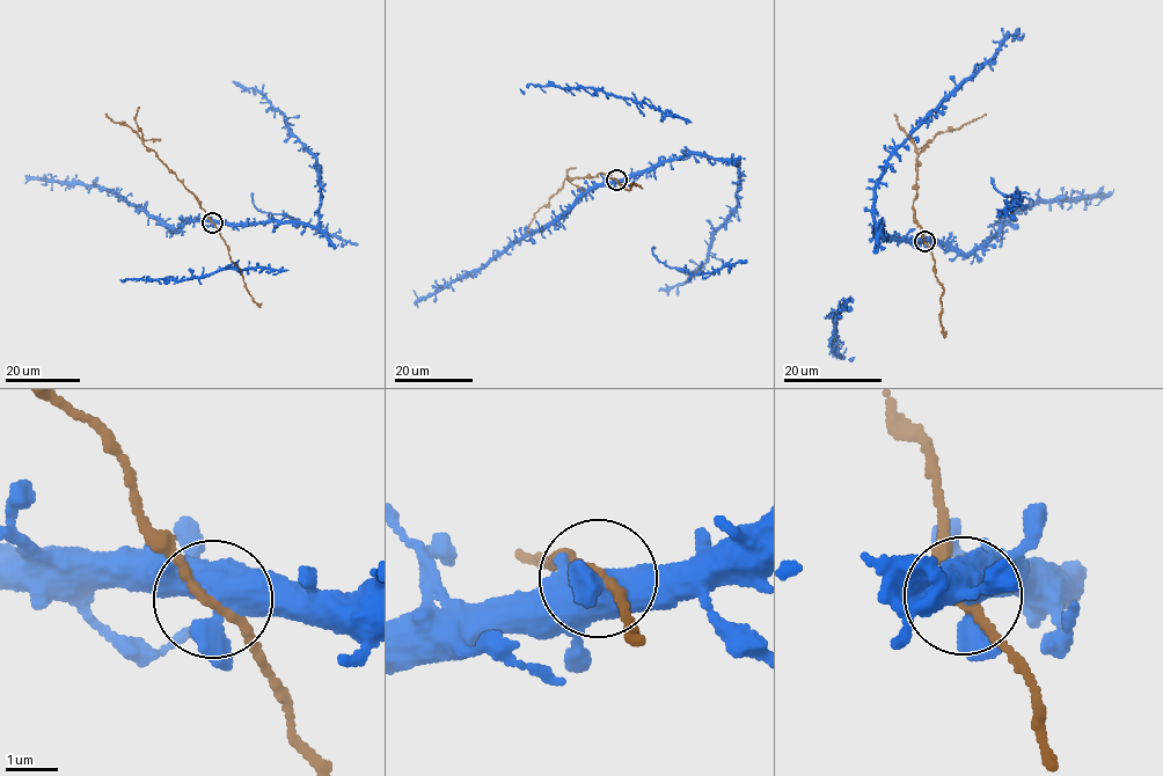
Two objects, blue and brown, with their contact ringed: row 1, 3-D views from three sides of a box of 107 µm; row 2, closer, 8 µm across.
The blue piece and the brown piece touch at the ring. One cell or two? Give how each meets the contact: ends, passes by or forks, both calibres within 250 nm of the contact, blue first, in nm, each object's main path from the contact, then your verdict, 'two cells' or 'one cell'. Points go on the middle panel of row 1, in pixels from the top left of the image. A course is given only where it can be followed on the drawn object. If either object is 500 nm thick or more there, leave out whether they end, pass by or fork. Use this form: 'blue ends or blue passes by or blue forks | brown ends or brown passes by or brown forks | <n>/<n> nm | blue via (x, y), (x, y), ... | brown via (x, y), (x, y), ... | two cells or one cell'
blue forks | brown passes by | 480/150 nm | blue via (616, 180), (690, 154), (706, 153), (739, 166), (738, 202), (714, 236), (706, 262), (685, 283), (658, 291) | brown via (616, 180), (600, 173), (593, 177), (565, 178), (548, 204), (535, 212), (526, 233) | one cell

